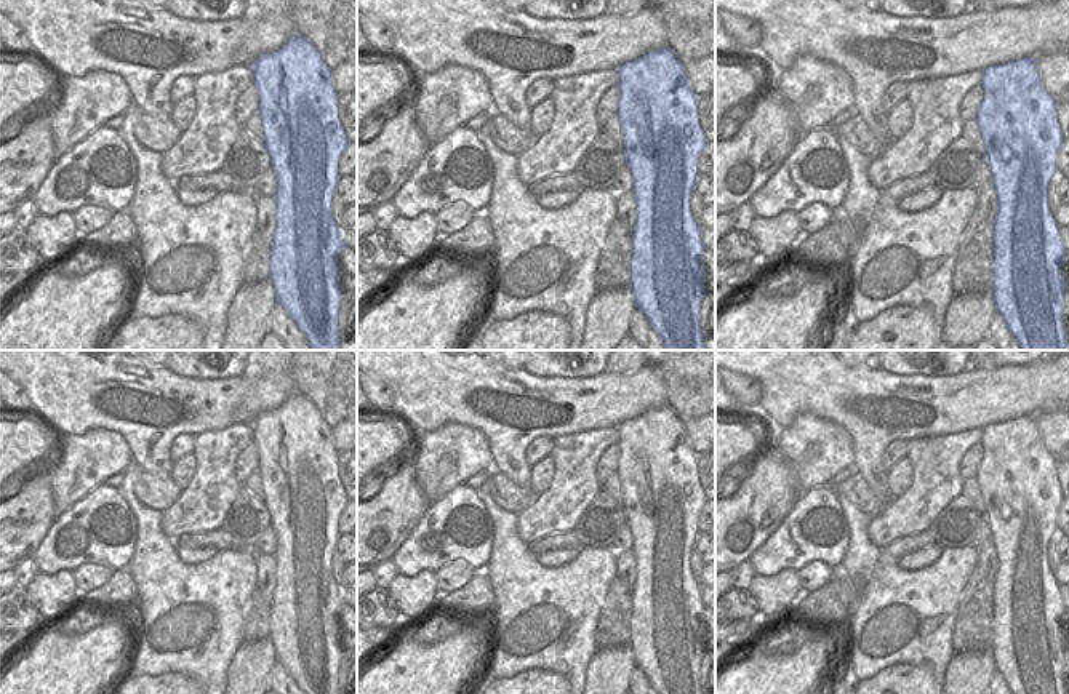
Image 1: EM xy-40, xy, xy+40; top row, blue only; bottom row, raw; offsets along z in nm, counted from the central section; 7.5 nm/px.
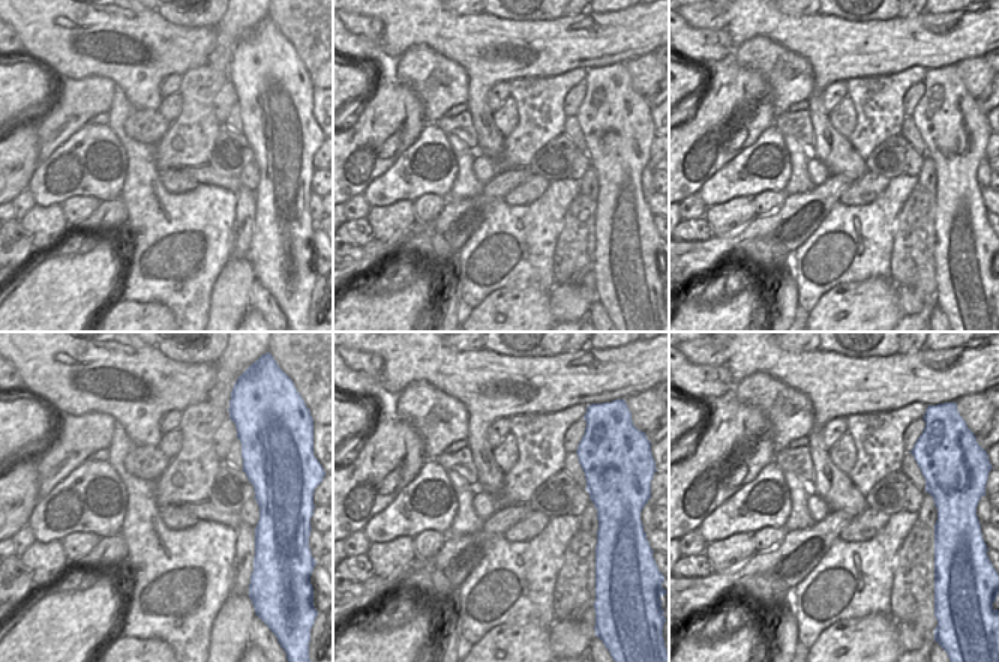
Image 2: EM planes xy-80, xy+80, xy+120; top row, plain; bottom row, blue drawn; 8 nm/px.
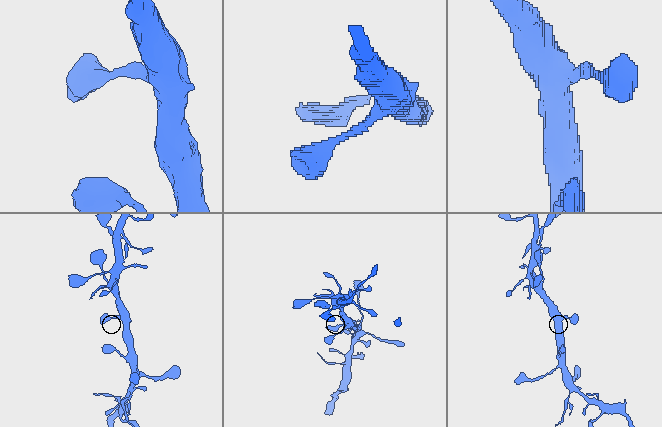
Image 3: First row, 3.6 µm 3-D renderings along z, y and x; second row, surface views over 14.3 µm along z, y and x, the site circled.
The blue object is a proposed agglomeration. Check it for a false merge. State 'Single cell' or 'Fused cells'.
Single cell.

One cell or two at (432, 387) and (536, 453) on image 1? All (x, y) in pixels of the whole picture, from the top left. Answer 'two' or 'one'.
two

